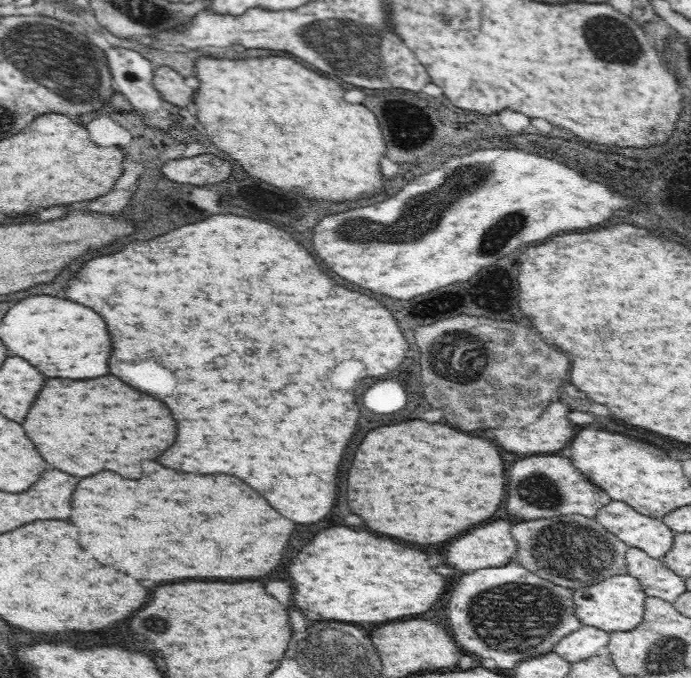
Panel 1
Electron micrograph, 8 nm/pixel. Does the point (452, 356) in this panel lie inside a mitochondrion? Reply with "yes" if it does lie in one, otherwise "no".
yes

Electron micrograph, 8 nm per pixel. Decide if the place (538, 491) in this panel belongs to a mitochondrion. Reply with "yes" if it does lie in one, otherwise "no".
yes

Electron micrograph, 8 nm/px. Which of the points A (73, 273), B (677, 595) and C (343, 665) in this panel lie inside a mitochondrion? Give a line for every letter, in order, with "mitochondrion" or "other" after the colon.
A: other
B: other
C: mitochondrion

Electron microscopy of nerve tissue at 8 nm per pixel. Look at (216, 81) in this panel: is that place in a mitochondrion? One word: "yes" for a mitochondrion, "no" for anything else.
no

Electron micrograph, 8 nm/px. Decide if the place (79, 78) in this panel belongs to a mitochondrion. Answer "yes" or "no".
yes

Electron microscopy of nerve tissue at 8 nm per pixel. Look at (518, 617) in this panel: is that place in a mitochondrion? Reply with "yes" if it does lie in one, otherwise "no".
yes

